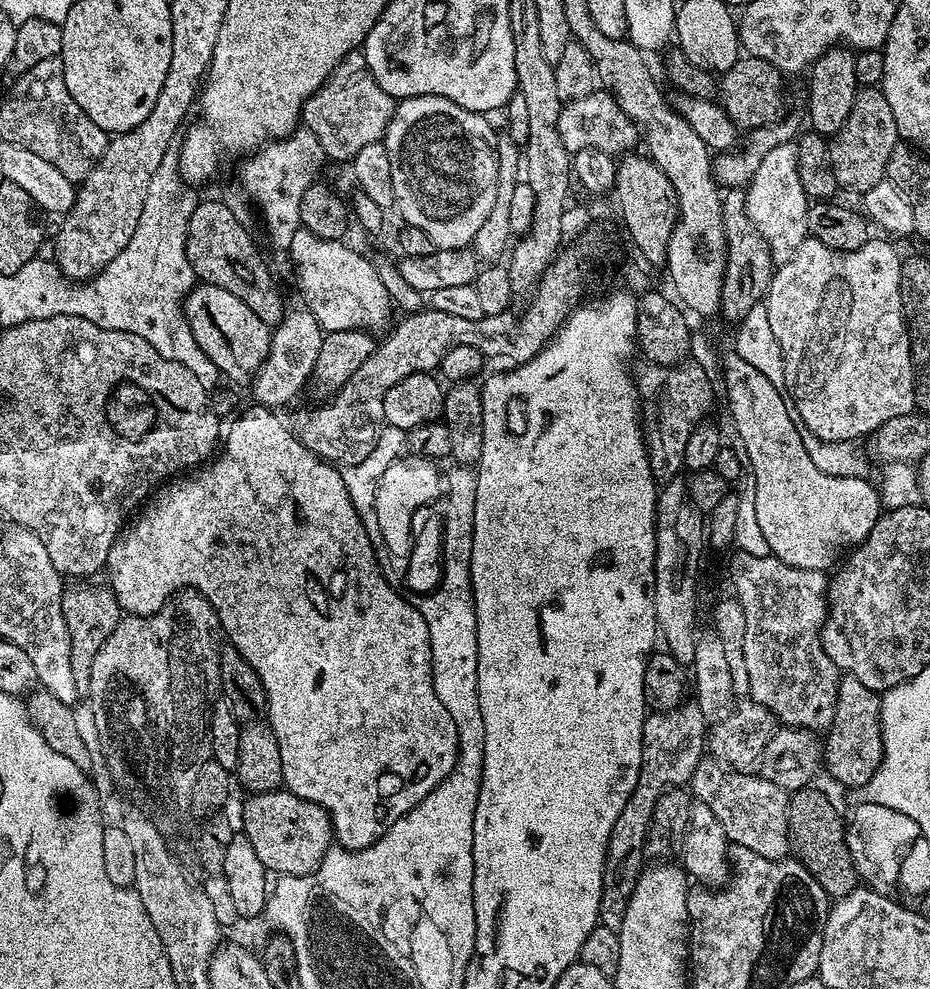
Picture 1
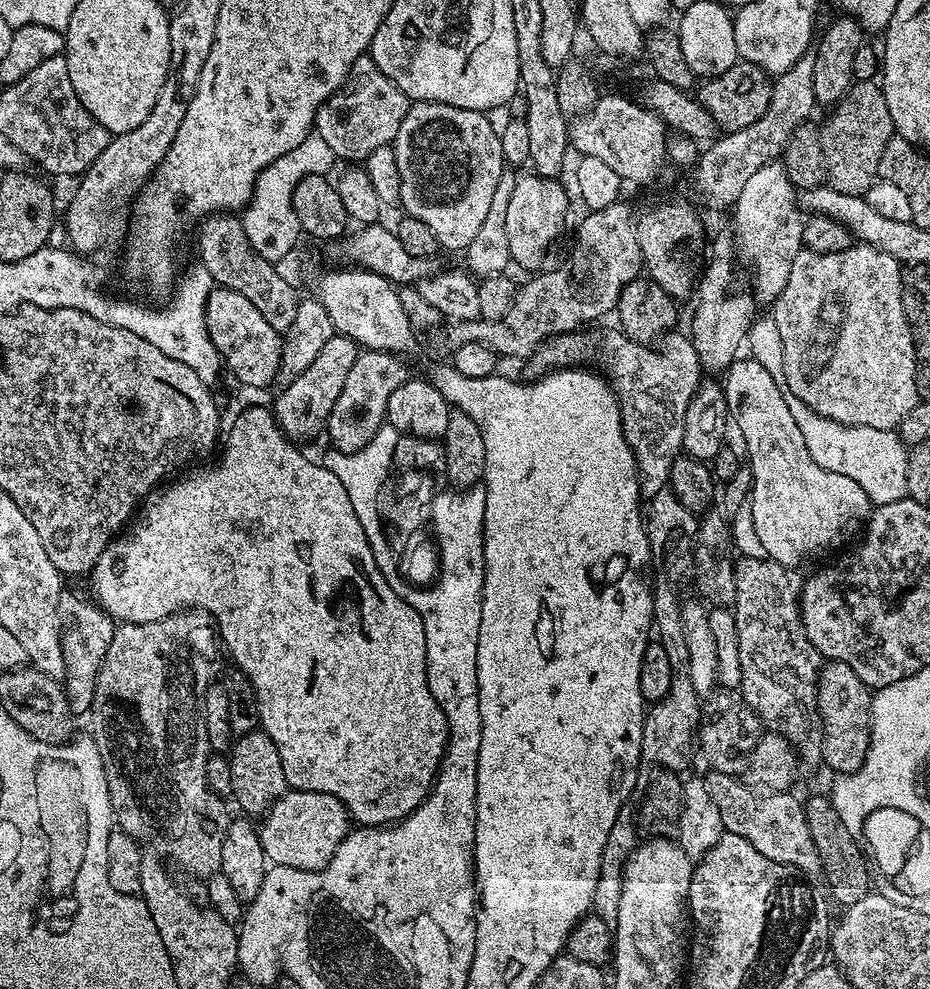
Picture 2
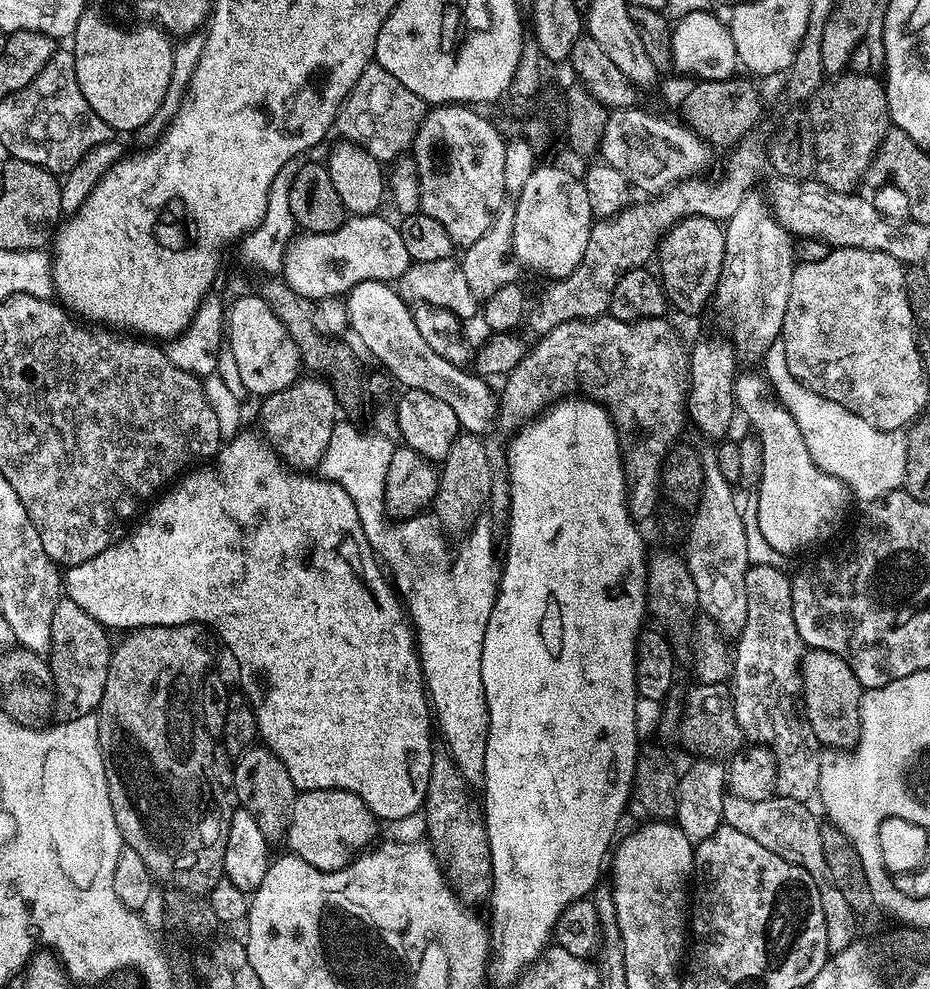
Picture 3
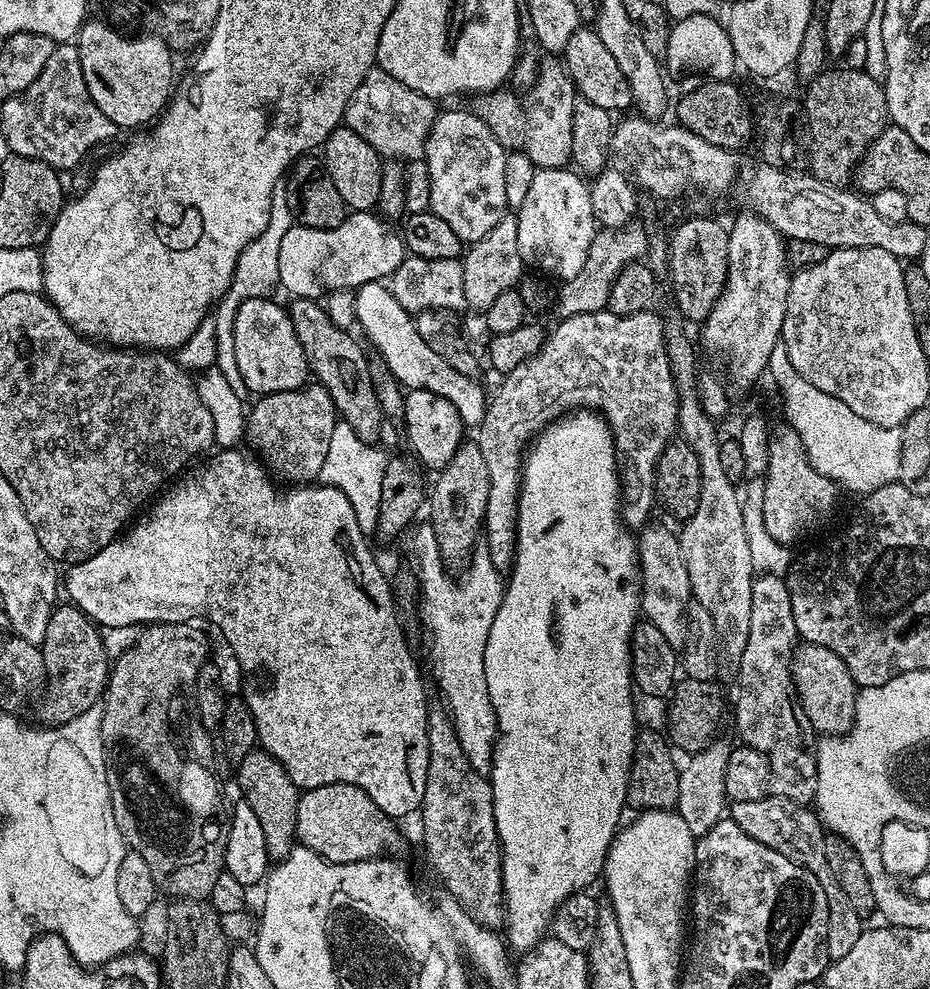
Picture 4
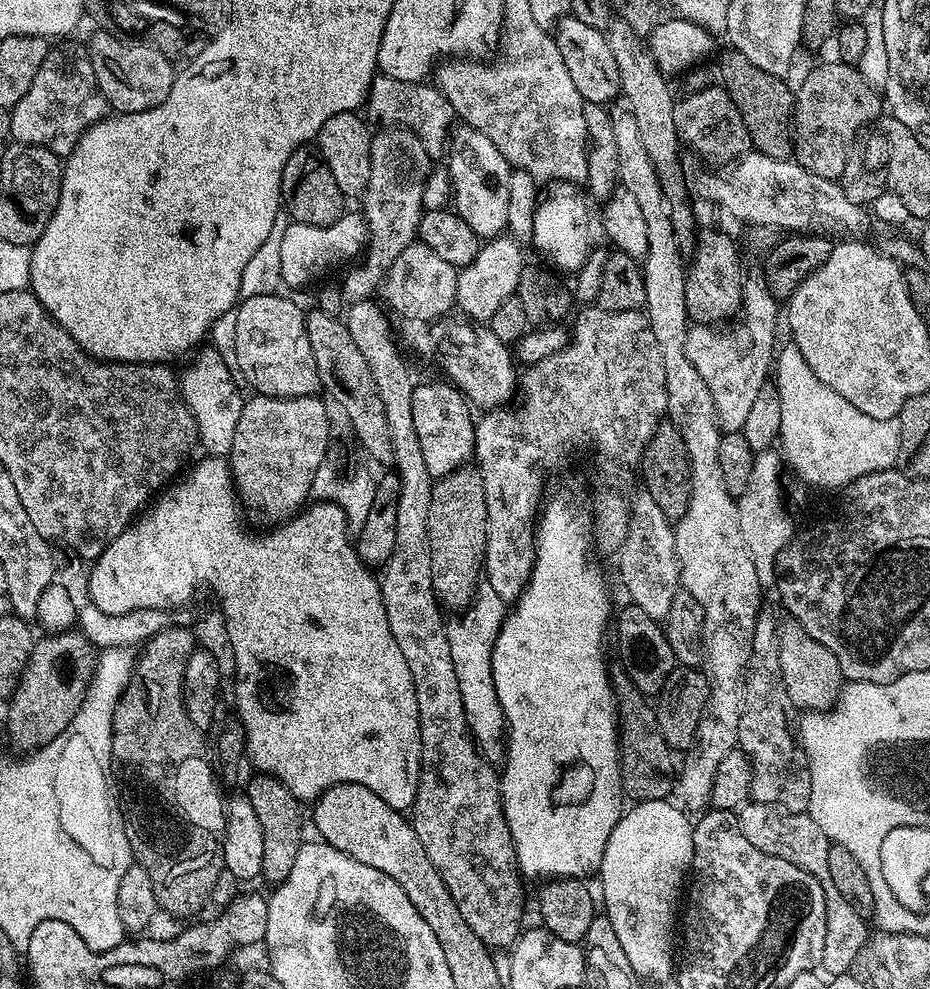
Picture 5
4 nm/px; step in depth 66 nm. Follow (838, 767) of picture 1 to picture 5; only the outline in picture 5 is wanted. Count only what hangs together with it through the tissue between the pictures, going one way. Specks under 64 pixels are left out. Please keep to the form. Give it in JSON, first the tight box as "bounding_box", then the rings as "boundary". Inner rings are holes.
{"bounding_box":[778,618,845,712],"boundary":[[[788,618],[785,621],[778,630],[778,662],[782,662],[782,682],[789,705],[804,712],[826,712],[836,704],[845,683],[838,658],[834,658],[834,654],[830,654],[822,642],[810,638],[797,620]]]}

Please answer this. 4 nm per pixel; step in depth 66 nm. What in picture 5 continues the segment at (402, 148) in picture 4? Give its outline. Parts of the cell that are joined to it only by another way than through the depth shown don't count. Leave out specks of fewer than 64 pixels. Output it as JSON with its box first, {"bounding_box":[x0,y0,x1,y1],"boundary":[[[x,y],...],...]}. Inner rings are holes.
{"bounding_box":[366,74,457,154],"boundary":[[[378,74],[372,79],[366,101],[367,108],[369,112],[367,115],[373,121],[376,119],[382,124],[380,126],[399,126],[415,133],[432,154],[439,150],[443,140],[445,143],[449,139],[450,129],[453,127],[452,120],[457,119],[456,111],[450,106],[448,99],[431,83],[398,82],[398,78],[390,78],[383,74]]]}

